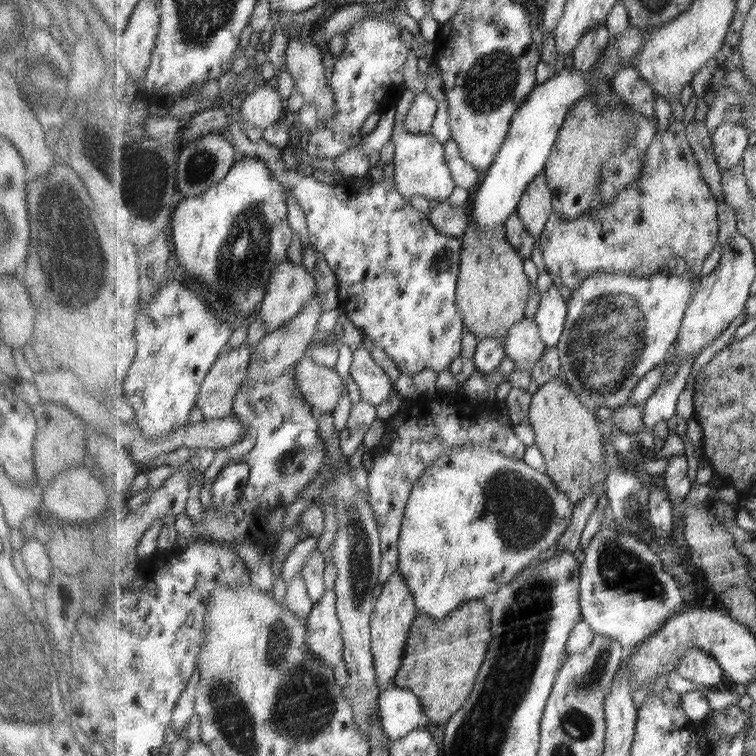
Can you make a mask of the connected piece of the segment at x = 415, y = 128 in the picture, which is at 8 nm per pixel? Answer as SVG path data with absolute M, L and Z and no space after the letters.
M426 91L416 95L404 122L409 132L427 134L431 132L433 120L437 114L437 101Z

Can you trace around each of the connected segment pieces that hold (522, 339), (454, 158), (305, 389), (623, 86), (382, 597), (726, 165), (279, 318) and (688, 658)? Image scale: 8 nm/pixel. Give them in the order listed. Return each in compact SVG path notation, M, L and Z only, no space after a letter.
M526 318L510 330L504 347L508 357L517 363L519 370L531 370L537 366L549 346L542 339L539 325Z
M452 137L445 143L445 159L451 168L457 187L474 190L483 182L486 172L477 171L477 168L473 168L473 165L461 157L460 147Z
M308 353L296 363L298 387L314 414L333 414L343 396L344 378L333 368L317 364Z
M621 65L614 74L612 85L616 94L637 113L655 117L655 89L631 65Z
M397 571L390 576L383 587L380 587L372 614L371 648L381 690L387 690L396 684L397 672L403 667L403 656L405 655L407 639L409 639L409 629L411 629L417 615L415 597L409 592L403 575Z
M723 122L712 134L714 154L723 172L739 167L749 148L749 131L734 122Z
M288 258L285 262L279 262L279 266L273 271L264 302L259 308L260 318L264 321L266 333L275 332L282 326L289 324L295 316L312 302L313 295L317 293L317 282L311 272L305 266L299 266Z
M693 647L685 653L675 672L705 690L715 689L717 684L723 682L724 676L724 669L717 660L699 647Z

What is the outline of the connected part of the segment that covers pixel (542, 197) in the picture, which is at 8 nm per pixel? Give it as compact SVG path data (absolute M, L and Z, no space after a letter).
M543 170L543 173L529 185L527 193L521 199L517 214L523 219L525 231L535 238L540 238L554 213L553 190Z

